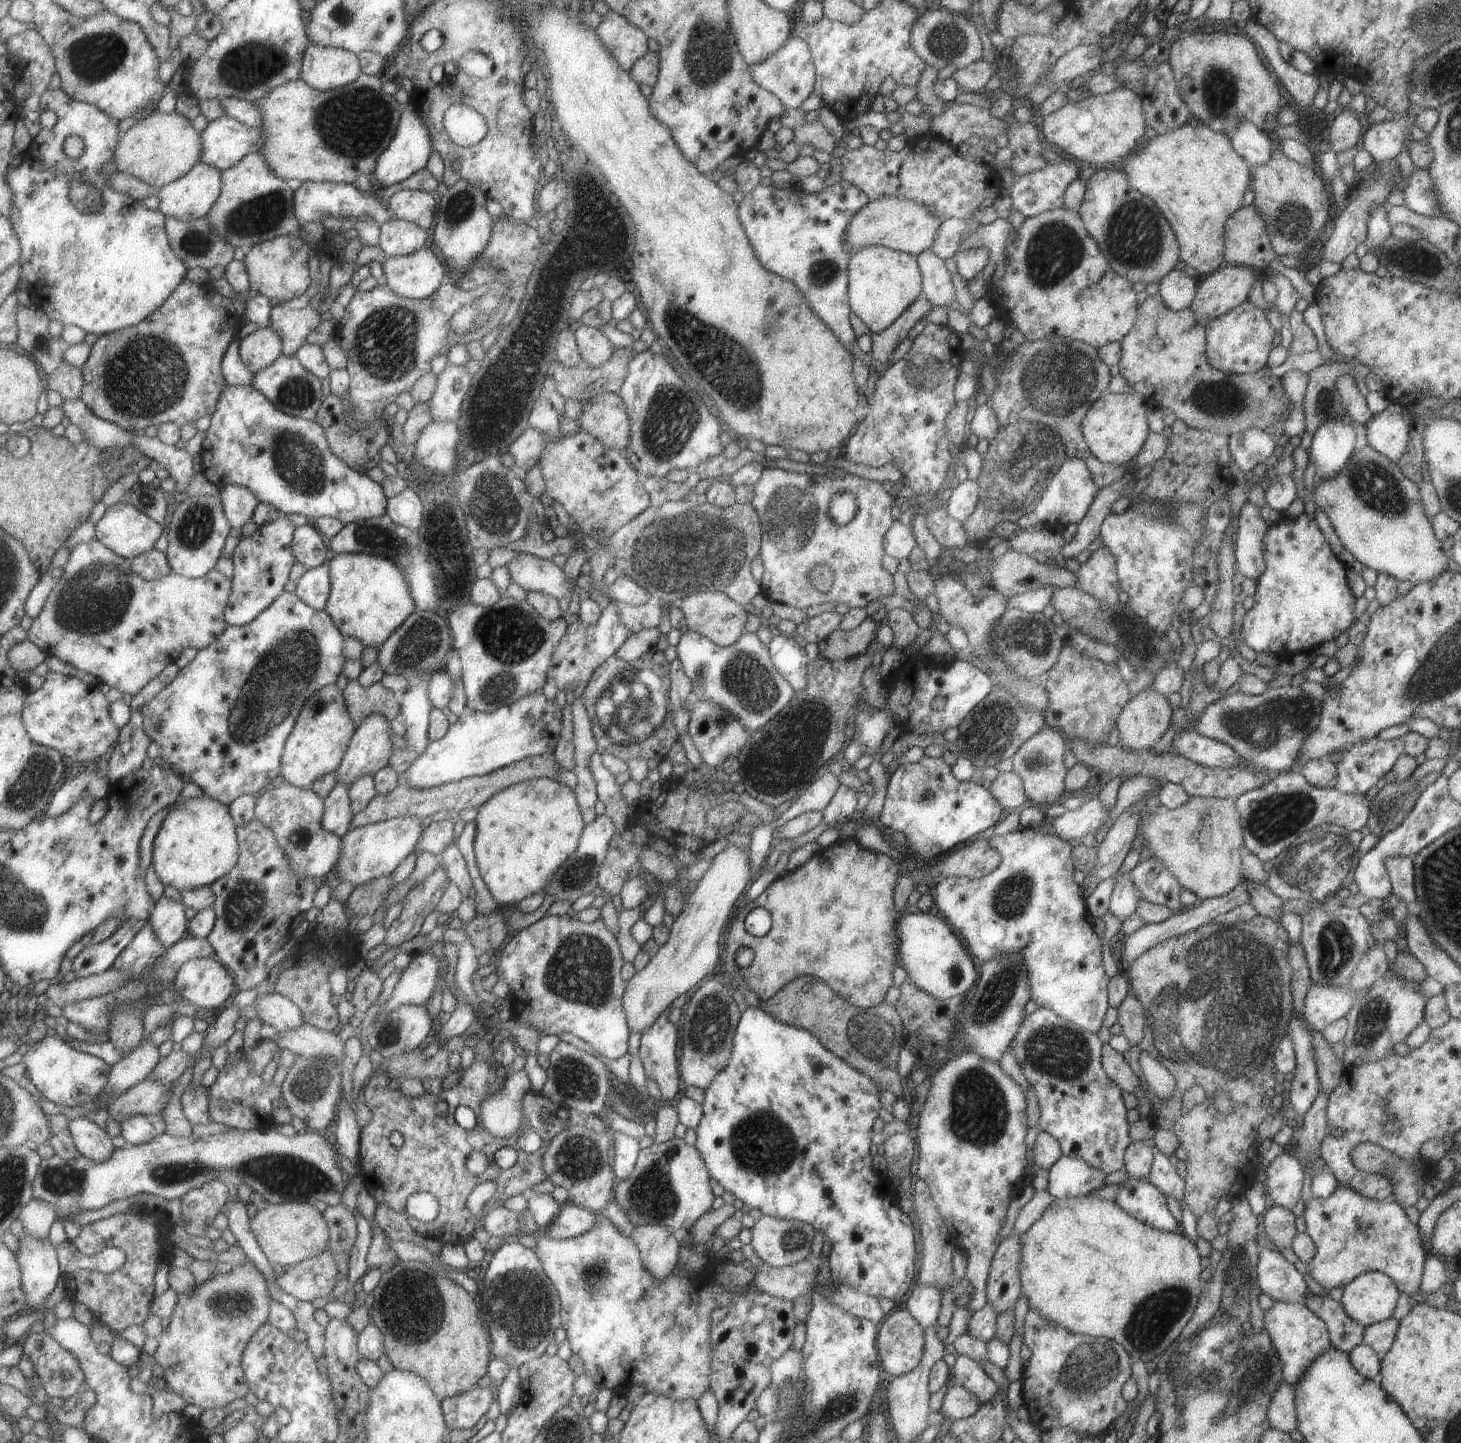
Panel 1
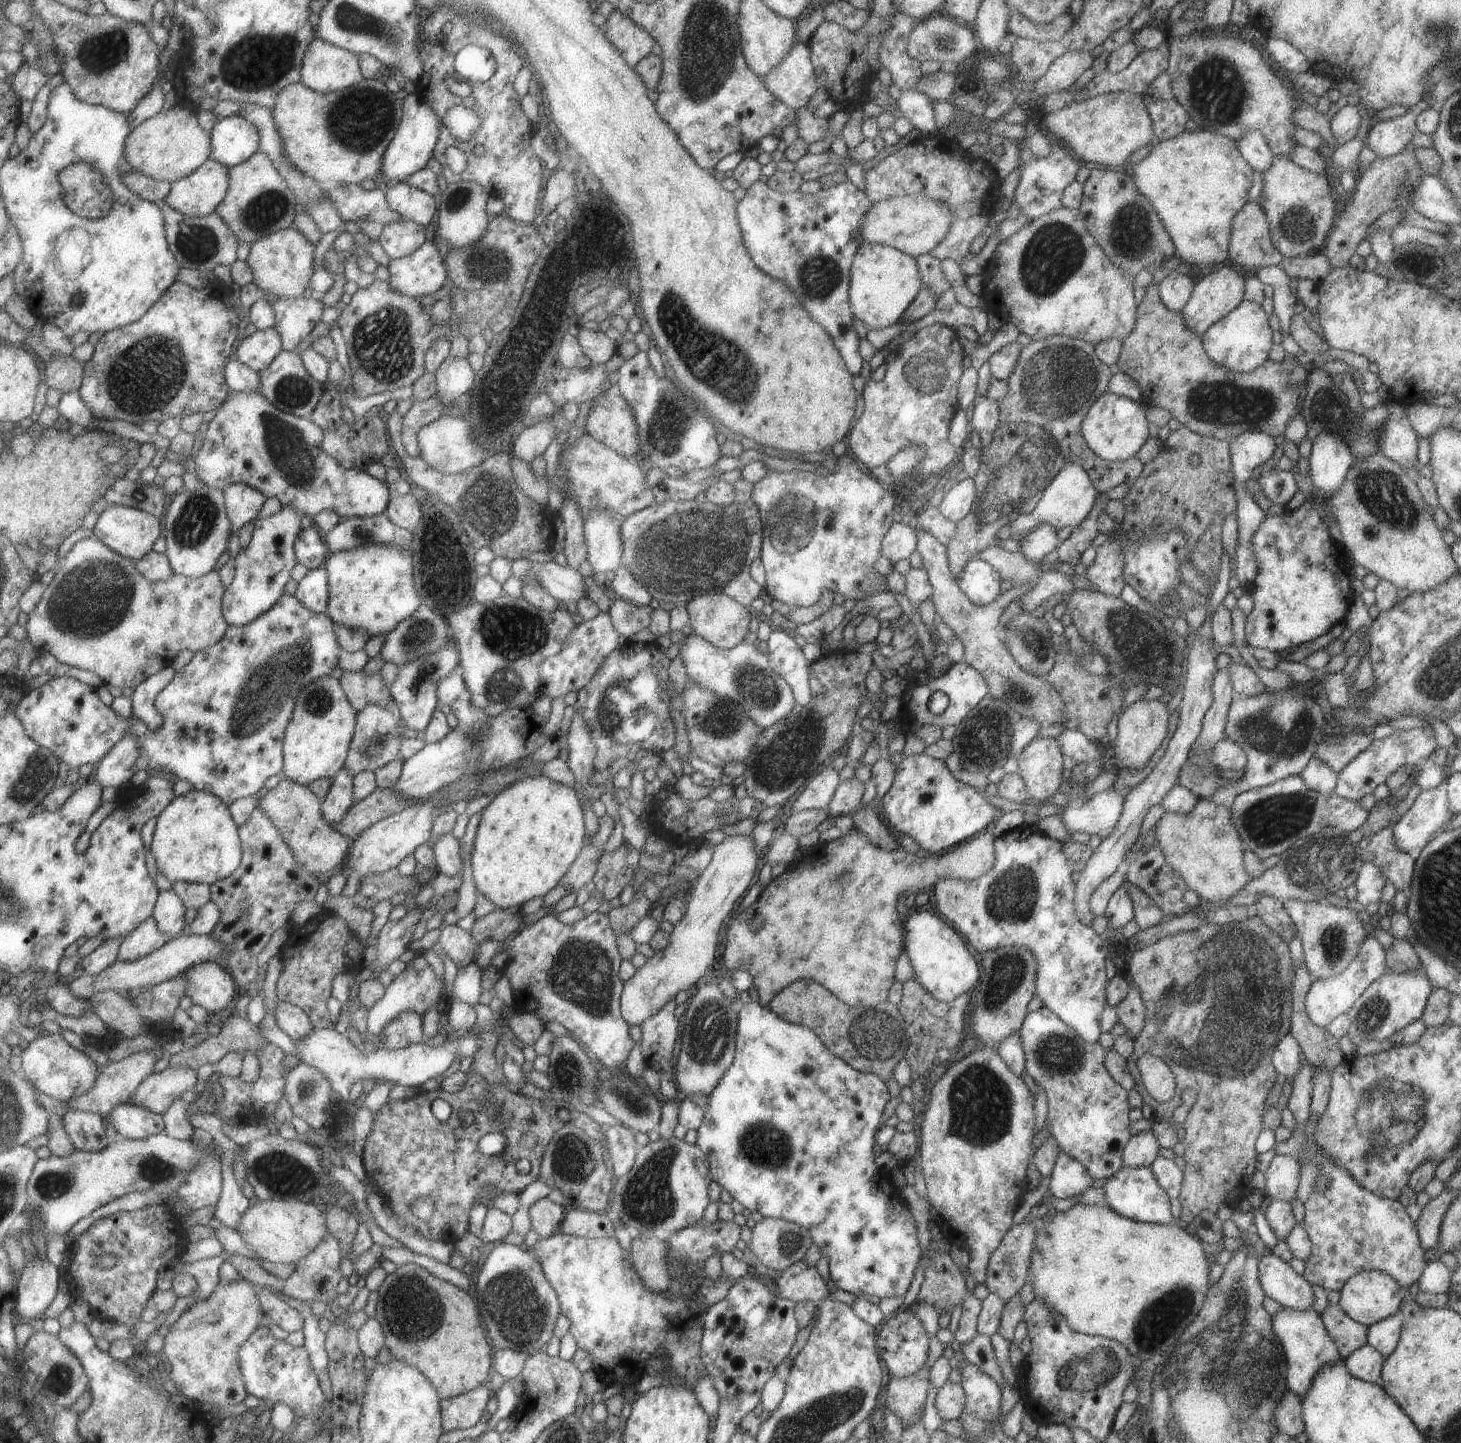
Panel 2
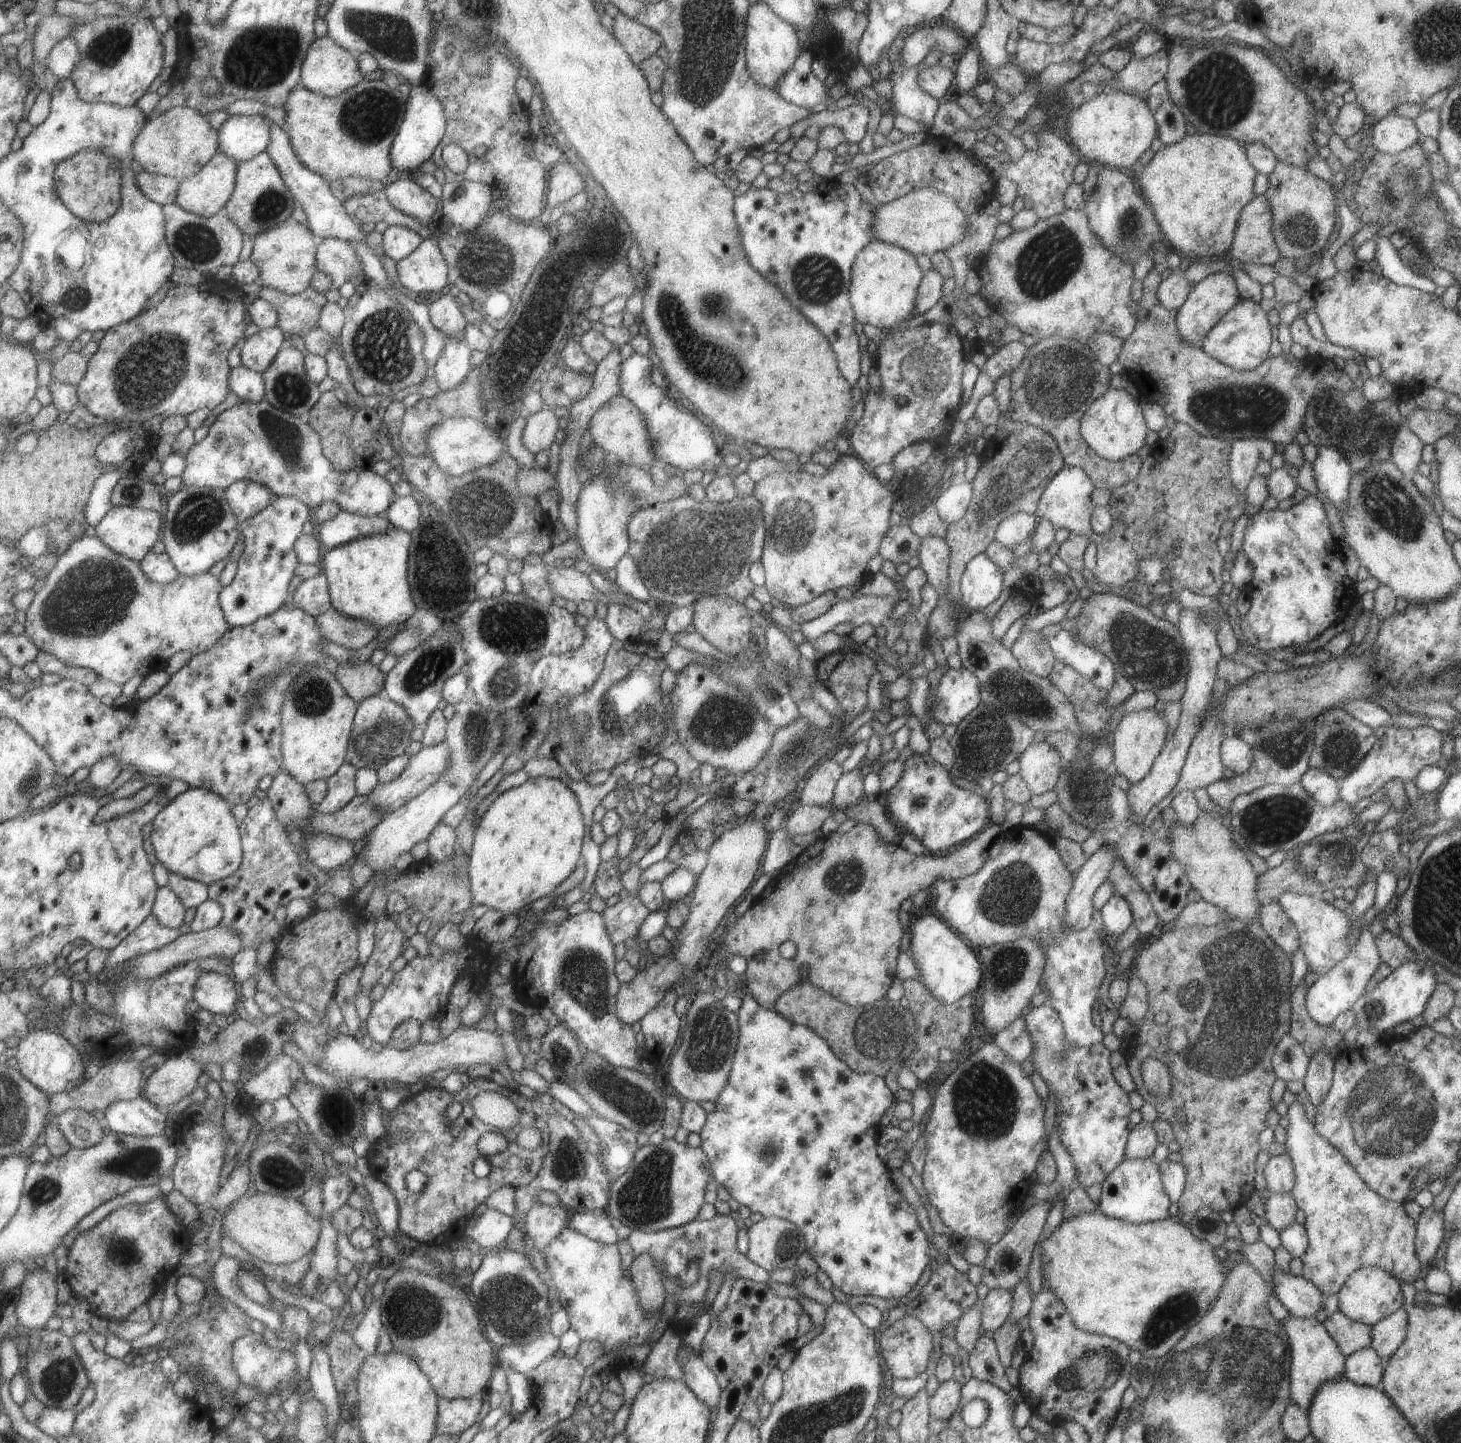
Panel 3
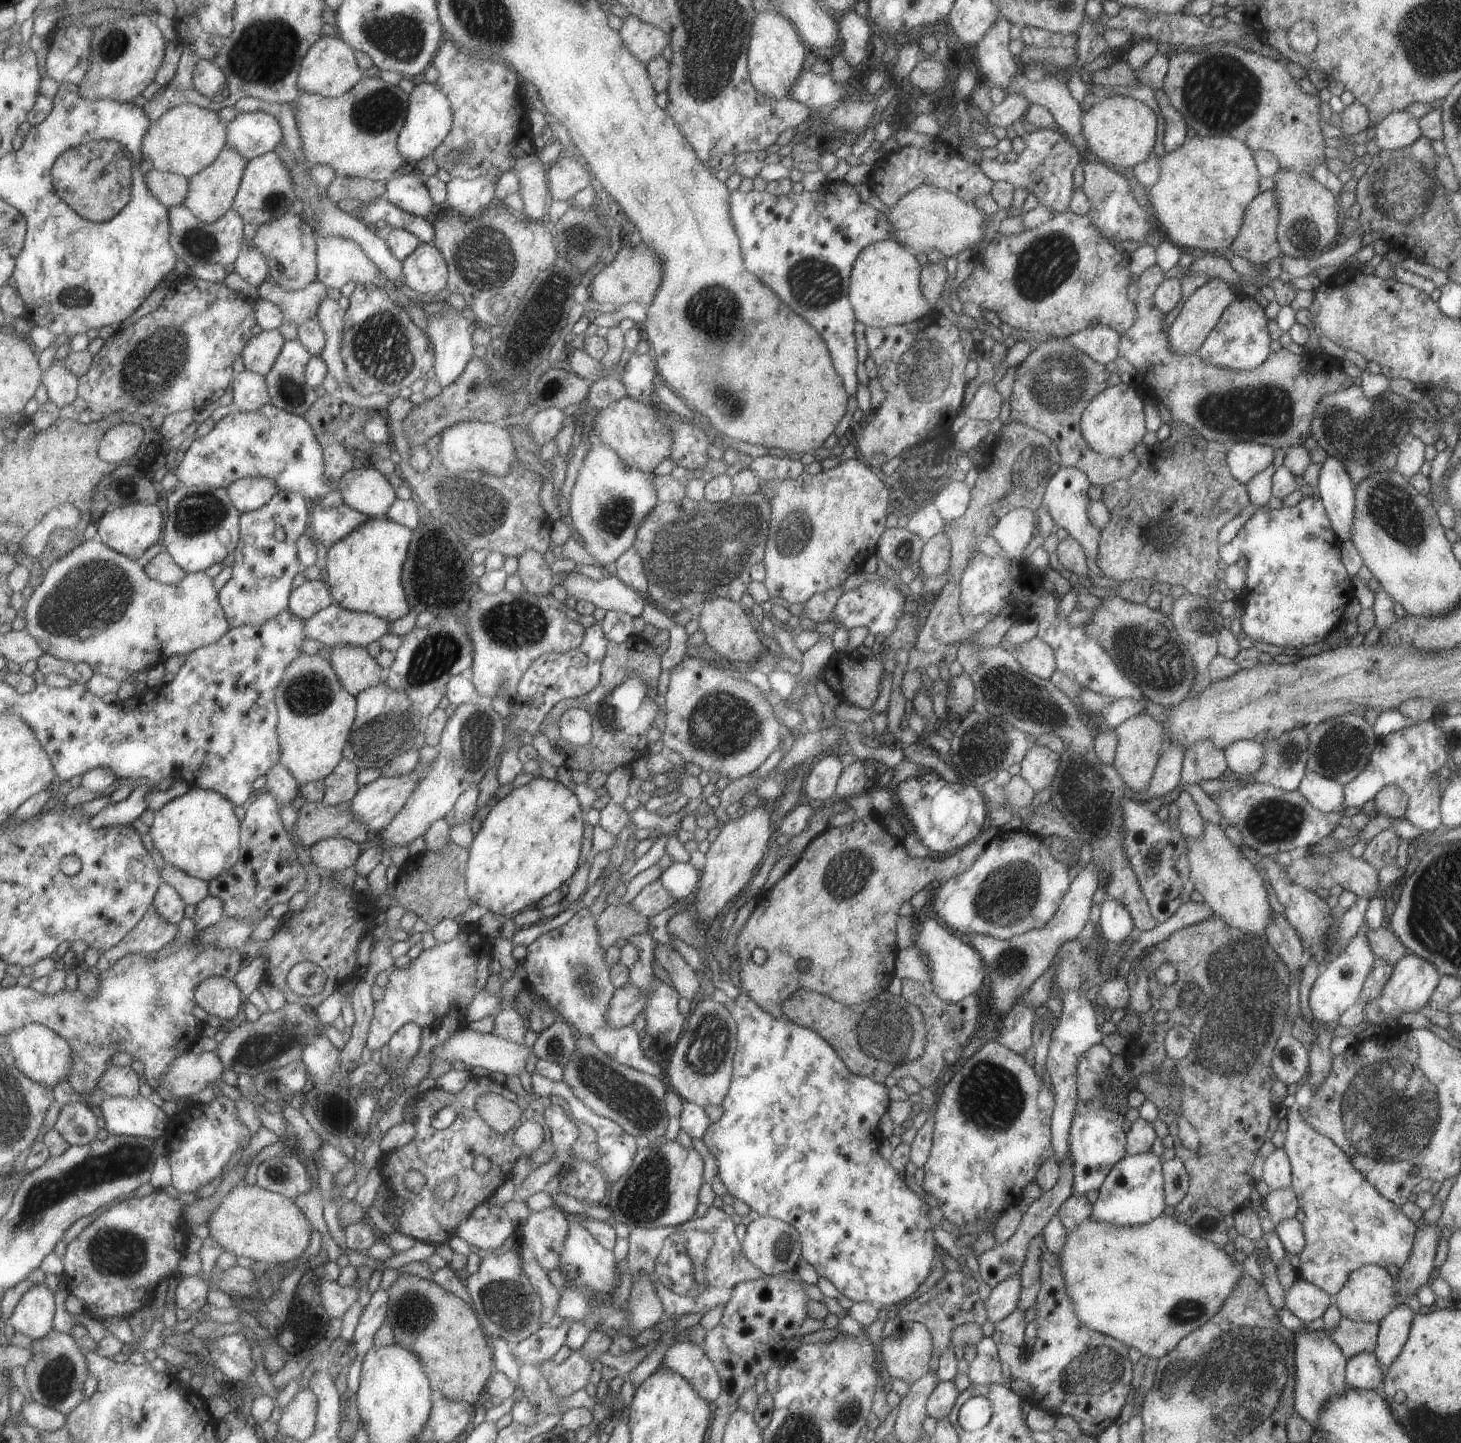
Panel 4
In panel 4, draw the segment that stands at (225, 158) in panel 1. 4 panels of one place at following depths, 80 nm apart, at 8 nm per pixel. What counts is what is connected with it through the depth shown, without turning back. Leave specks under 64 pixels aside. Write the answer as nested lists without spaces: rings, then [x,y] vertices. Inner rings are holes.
[[[263,111],[239,113],[228,124],[227,144],[249,161],[273,151],[283,139],[279,119]]]

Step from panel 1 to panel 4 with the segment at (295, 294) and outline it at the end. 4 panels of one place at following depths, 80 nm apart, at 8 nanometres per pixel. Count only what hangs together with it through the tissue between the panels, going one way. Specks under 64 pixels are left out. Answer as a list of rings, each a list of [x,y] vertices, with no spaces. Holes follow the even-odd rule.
[[[289,212],[280,219],[261,225],[253,240],[268,260],[268,279],[285,290],[300,291],[318,279],[318,236],[308,221]]]

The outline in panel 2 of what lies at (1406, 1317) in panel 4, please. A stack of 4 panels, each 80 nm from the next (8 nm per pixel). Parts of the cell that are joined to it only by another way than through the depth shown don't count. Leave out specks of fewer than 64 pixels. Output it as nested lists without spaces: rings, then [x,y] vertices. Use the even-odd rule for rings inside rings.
[[[1397,1312],[1367,1327],[1366,1342],[1385,1358],[1394,1348],[1400,1335],[1402,1314]]]

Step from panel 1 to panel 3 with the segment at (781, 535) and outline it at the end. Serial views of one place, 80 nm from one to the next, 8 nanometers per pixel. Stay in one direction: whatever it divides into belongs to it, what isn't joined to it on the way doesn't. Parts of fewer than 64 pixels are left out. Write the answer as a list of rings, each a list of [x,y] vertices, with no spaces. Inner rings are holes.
[[[848,452],[839,454],[824,476],[809,474],[801,468],[794,473],[770,474],[754,483],[752,495],[761,503],[767,526],[759,561],[764,570],[763,585],[770,598],[781,602],[783,607],[795,608],[824,592],[843,586],[861,586],[866,582],[865,564],[878,554],[880,540],[890,527],[889,514],[896,506],[889,492],[865,464]]]

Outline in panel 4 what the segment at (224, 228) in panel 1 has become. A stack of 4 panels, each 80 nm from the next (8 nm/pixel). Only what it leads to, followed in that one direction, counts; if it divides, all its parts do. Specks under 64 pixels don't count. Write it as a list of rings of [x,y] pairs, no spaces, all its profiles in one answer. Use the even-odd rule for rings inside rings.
[[[275,150],[269,151],[247,163],[233,209],[247,224],[256,224],[260,227],[291,212],[293,202],[298,198],[295,189],[290,170],[280,154]]]

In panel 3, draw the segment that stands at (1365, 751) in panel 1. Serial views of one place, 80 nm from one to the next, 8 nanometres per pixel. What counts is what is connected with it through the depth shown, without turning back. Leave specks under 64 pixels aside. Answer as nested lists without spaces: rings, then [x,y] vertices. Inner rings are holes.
[[[1426,723],[1418,727],[1387,727],[1380,738],[1376,738],[1373,746],[1367,754],[1358,762],[1358,765],[1344,774],[1338,782],[1338,793],[1340,799],[1349,806],[1358,800],[1371,796],[1378,788],[1381,788],[1388,780],[1400,778],[1406,782],[1415,778],[1415,775],[1425,765],[1436,765],[1441,753],[1441,735]]]

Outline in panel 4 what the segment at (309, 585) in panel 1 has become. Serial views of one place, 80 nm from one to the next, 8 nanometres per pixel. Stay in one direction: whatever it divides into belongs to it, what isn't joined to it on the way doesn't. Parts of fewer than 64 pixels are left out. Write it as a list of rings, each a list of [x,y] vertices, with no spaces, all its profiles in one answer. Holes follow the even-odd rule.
[[[325,578],[307,581],[295,588],[290,598],[289,608],[305,620],[313,618],[315,614],[334,603],[330,586]]]

